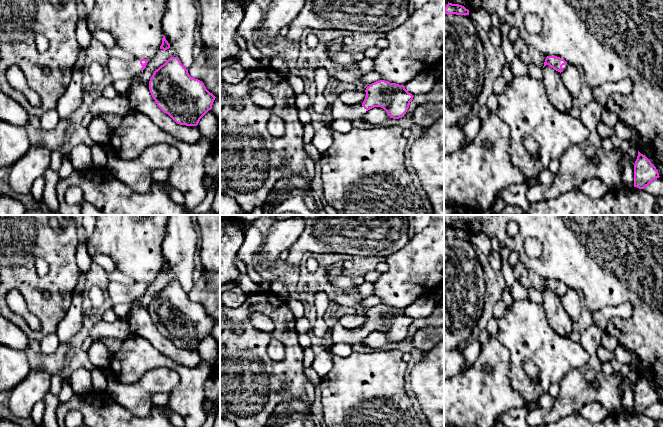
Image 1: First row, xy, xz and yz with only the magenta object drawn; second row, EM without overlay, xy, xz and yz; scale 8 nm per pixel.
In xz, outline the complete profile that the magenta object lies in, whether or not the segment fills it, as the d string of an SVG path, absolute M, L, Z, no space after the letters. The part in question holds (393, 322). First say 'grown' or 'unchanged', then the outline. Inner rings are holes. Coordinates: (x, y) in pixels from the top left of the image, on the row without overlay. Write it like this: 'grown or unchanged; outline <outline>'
grown; outline M385 304L370 308L365 316L366 321L363 327L357 329L347 329L339 321L336 321L330 327L330 349L333 345L339 343L345 343L350 346L359 344L368 334L374 331L383 332L390 342L402 342L414 321L405 313L404 309L390 307Z

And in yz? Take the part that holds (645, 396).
unchanged; outline M638 375L634 389L634 411L646 412L653 404L659 402L659 397L651 385Z

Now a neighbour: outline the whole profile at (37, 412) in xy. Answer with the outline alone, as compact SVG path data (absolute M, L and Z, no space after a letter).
M43 400L39 401L32 408L31 415L32 415L33 420L34 420L36 425L42 424L42 417L43 417L43 414L44 414L44 410L45 410L45 402Z

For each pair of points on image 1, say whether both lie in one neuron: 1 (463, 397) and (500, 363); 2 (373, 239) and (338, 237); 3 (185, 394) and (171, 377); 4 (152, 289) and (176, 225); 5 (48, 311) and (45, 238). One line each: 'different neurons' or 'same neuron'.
1: same neuron
2: same neuron
3: different neurons
4: same neuron
5: same neuron

